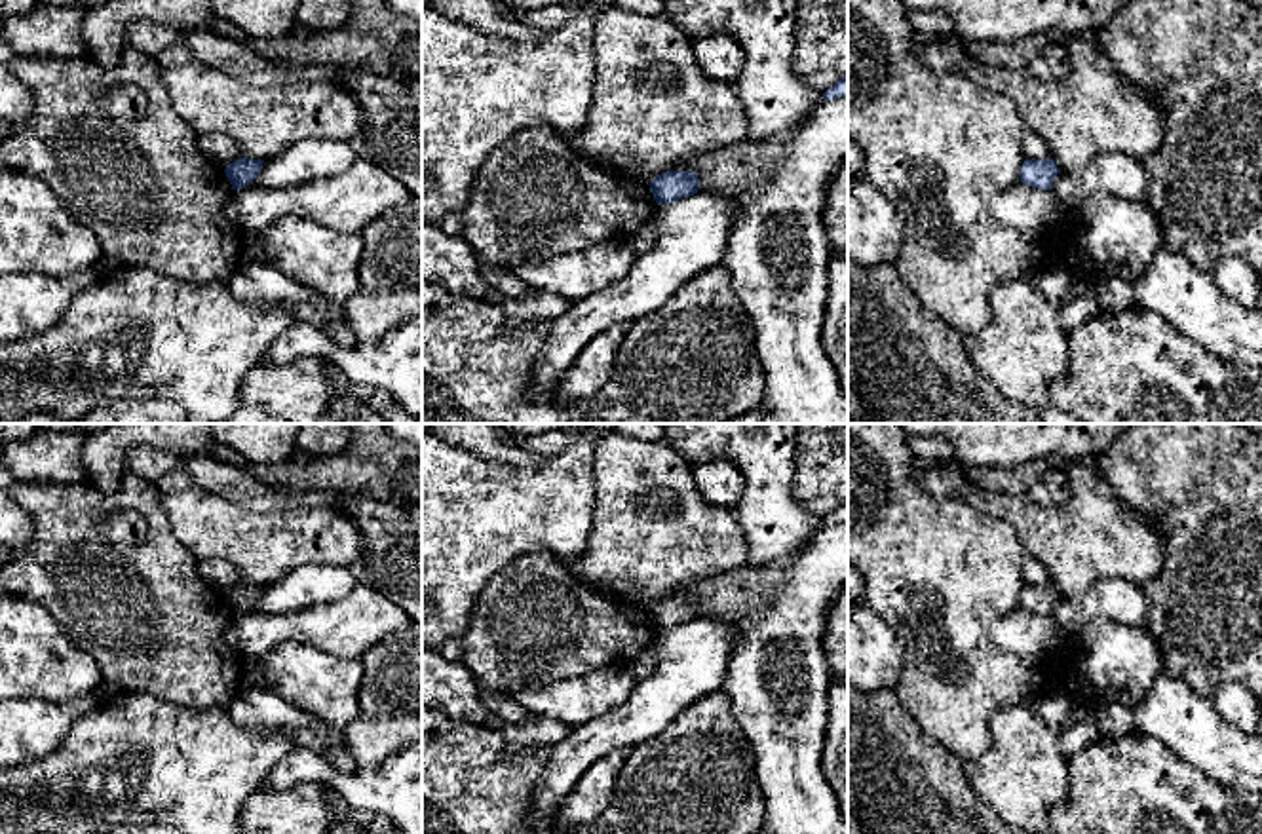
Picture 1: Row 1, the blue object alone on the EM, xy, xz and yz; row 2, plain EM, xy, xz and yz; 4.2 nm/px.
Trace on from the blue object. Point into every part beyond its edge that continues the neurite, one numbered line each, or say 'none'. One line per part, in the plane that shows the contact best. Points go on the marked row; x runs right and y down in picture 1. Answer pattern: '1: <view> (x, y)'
none

